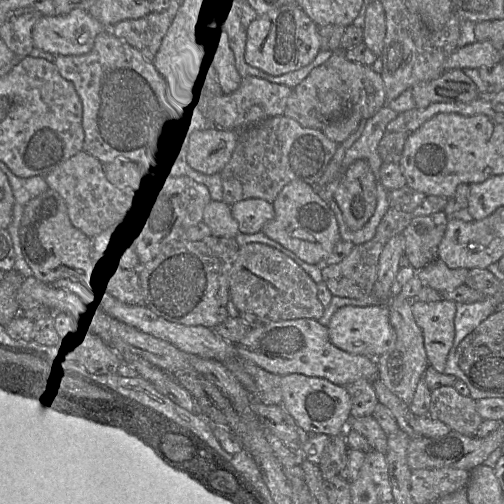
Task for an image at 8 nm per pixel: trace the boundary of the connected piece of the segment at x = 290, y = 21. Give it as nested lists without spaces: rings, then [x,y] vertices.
[[[297,4],[283,5],[255,19],[247,29],[245,61],[270,75],[282,75],[308,65],[320,51],[319,27]]]

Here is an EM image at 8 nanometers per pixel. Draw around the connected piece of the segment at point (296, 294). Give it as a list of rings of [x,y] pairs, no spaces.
[[[262,243],[239,248],[230,273],[230,303],[239,312],[255,314],[264,323],[294,319],[314,319],[324,315],[317,284],[290,257]]]

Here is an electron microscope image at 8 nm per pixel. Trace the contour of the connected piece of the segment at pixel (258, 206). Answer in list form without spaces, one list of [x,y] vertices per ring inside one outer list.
[[[260,198],[245,199],[231,205],[231,213],[242,234],[262,231],[263,226],[275,215],[273,203]]]

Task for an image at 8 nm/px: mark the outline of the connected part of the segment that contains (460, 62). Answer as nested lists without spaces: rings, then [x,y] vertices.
[[[490,41],[474,42],[458,47],[446,60],[445,71],[453,69],[479,69],[494,66],[502,61],[503,49],[497,49]]]

